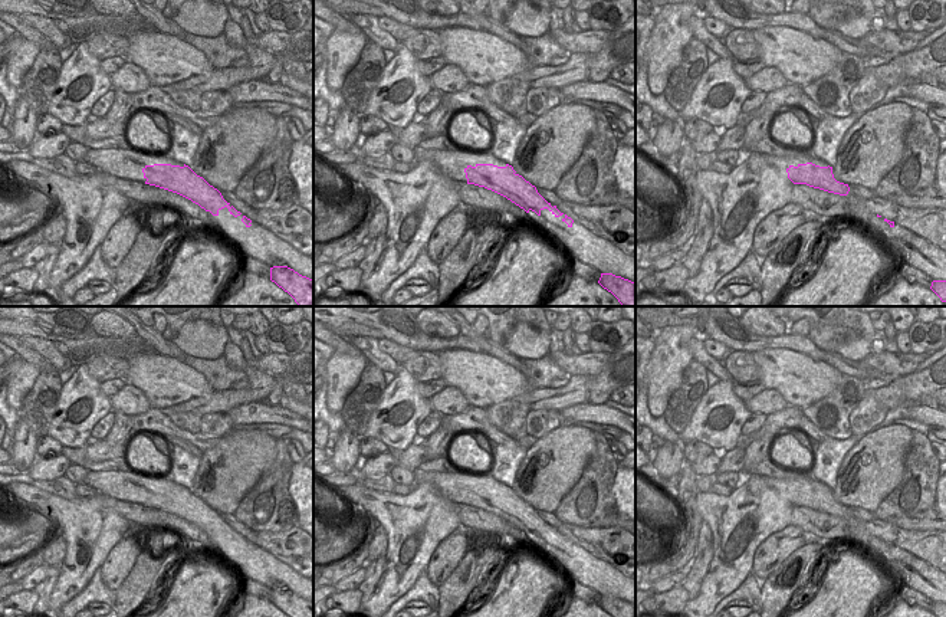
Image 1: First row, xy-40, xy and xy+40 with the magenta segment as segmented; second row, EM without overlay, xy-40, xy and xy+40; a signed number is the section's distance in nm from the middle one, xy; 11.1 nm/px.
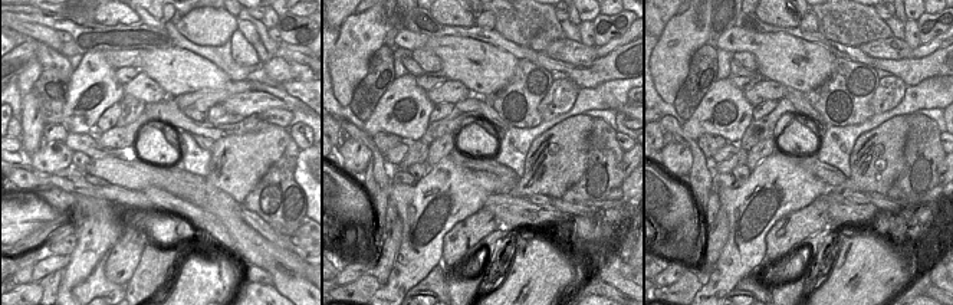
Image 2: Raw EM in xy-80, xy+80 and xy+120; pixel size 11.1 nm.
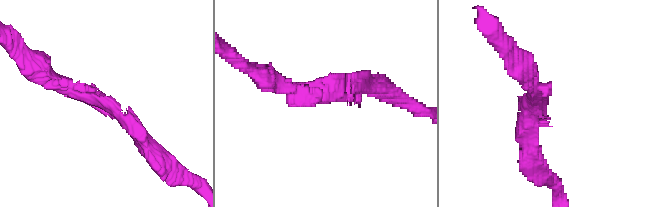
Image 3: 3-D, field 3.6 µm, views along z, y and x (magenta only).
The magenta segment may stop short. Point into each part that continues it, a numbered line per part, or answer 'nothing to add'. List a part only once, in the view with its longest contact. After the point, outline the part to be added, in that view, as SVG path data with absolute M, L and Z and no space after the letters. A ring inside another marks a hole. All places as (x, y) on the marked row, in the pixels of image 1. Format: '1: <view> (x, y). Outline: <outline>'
nothing to add.

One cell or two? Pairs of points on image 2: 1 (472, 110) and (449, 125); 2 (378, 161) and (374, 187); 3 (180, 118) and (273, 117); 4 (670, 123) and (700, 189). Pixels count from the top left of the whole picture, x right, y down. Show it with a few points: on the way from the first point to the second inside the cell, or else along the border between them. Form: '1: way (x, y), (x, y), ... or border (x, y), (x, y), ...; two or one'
1: way (466, 110), (454, 120); one
2: way (375, 167), (375, 181); one
3: border (256, 114), (270, 124); two
4: way (686, 138), (699, 157), (699, 173); one

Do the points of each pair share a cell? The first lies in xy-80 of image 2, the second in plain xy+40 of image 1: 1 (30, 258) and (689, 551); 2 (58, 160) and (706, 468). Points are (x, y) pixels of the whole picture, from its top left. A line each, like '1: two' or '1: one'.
1: one
2: one

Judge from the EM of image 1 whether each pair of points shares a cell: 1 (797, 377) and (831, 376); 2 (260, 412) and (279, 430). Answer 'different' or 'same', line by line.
1: same
2: different

